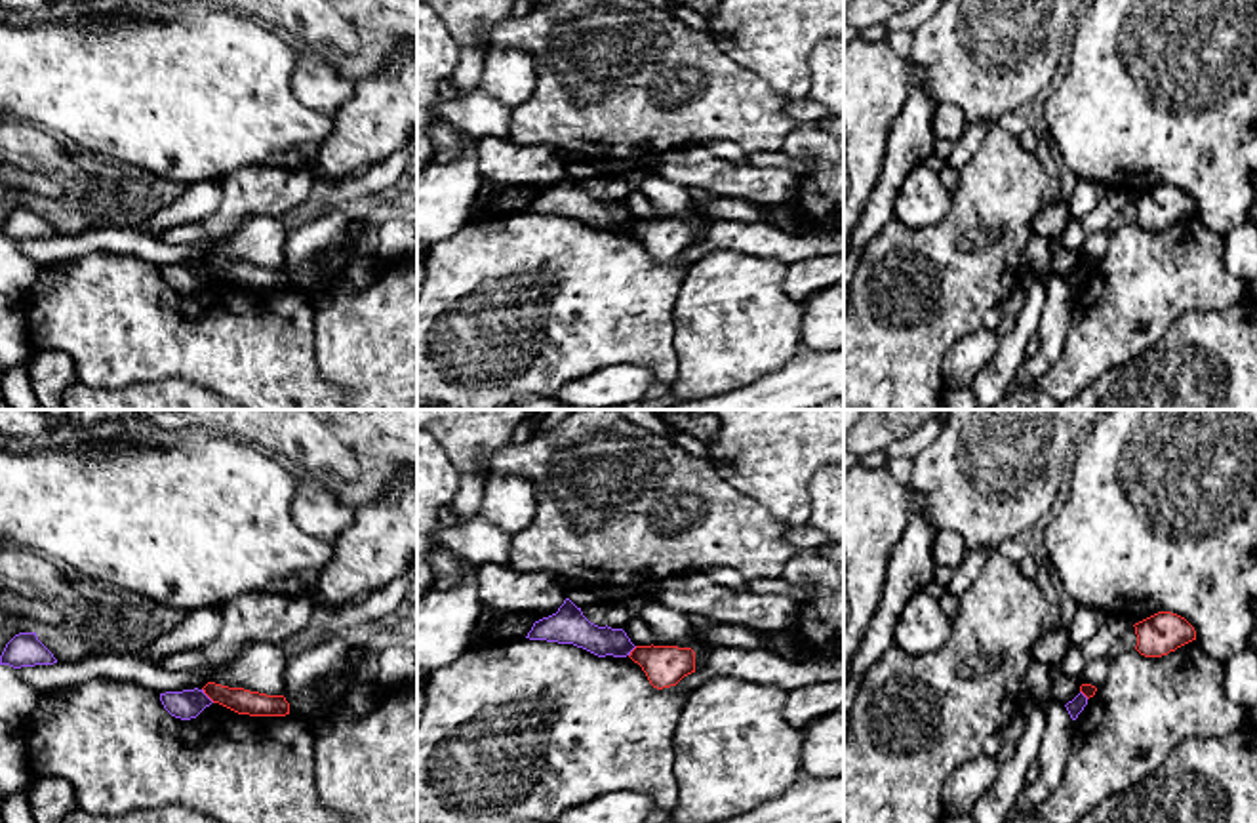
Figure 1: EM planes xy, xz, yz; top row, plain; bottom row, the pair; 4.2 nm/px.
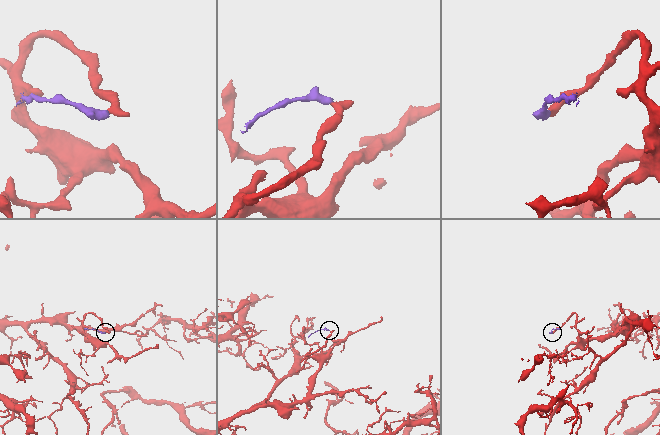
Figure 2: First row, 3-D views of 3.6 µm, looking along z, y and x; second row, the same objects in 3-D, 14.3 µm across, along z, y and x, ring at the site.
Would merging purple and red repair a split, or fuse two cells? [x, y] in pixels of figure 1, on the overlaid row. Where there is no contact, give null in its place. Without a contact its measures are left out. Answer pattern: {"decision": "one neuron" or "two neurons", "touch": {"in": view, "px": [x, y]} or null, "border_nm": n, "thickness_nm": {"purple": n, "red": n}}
{"decision": "two neurons", "touch": {"in": "xy", "px": [206, 696]}, "border_nm": 80, "thickness_nm": {"purple": 120, "red": 110}}

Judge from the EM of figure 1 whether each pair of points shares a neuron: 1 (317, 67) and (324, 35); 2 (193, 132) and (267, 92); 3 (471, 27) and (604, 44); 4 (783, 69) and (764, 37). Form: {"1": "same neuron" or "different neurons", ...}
{"1": "different neurons", "2": "same neuron", "3": "different neurons", "4": "same neuron"}

